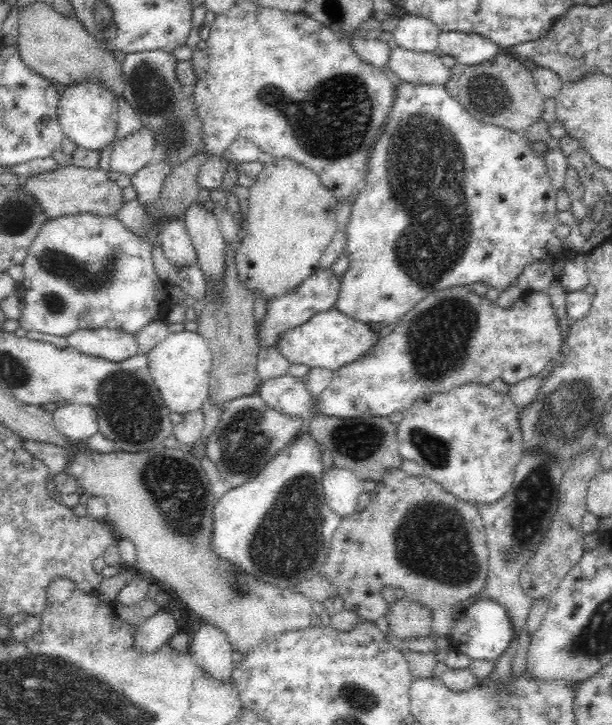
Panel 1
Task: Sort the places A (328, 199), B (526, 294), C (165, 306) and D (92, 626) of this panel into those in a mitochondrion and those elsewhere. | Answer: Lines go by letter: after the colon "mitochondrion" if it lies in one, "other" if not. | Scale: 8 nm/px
A: other
B: other
C: other
D: other

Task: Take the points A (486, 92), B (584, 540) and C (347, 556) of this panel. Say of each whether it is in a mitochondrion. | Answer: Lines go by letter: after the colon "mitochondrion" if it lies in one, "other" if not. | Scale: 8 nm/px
A: mitochondrion
B: other
C: other

